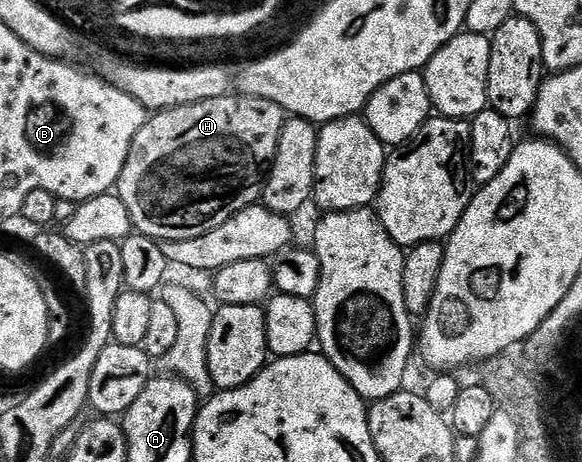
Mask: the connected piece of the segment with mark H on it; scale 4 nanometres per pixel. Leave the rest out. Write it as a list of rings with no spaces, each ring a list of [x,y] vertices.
[[[227,95],[204,99],[176,109],[164,109],[147,116],[144,127],[136,135],[116,186],[133,228],[153,241],[180,241],[208,235],[208,231],[228,223],[232,215],[250,205],[259,204],[268,166],[273,162],[280,133],[288,120],[282,108],[268,99],[245,95]]]

